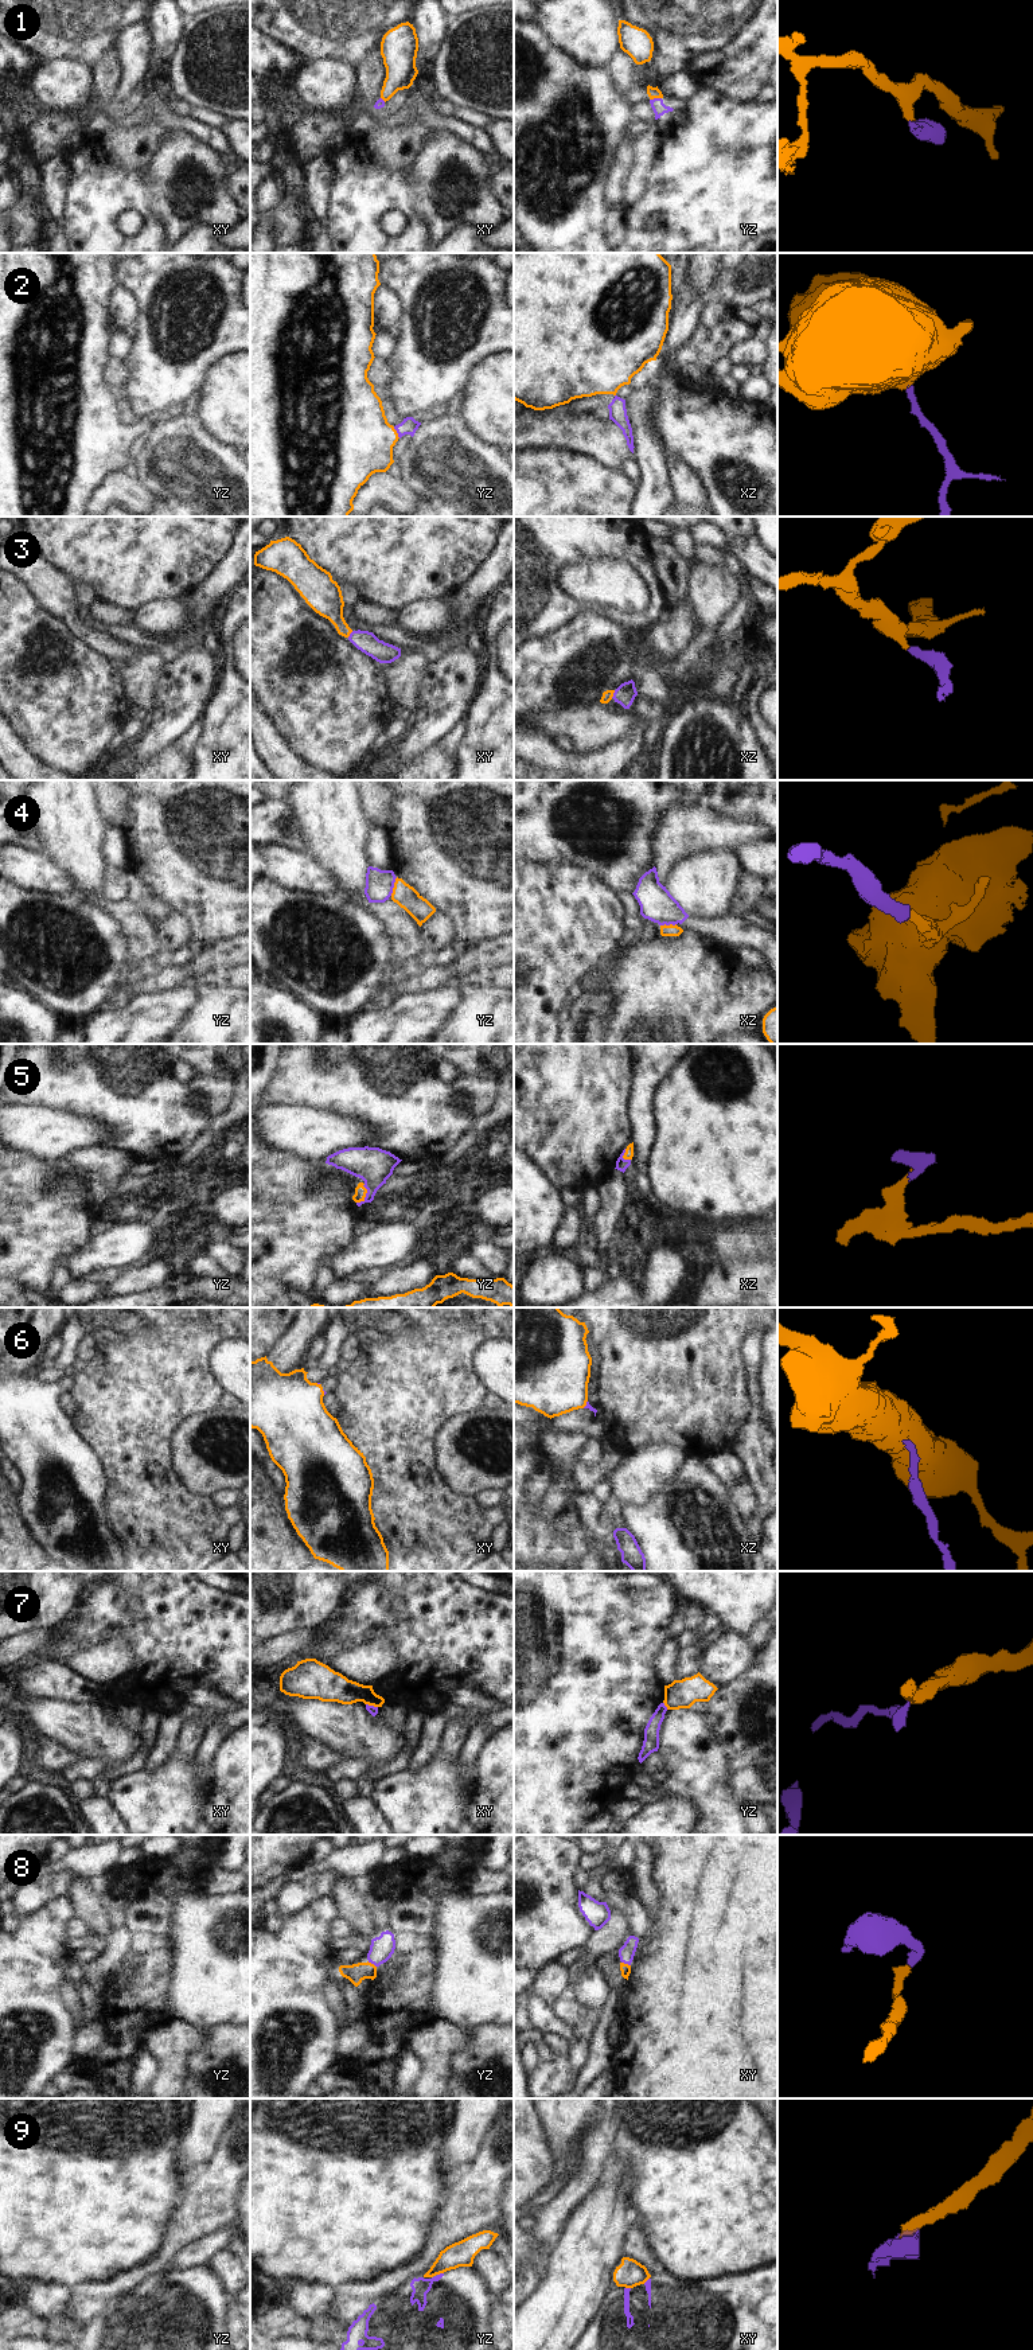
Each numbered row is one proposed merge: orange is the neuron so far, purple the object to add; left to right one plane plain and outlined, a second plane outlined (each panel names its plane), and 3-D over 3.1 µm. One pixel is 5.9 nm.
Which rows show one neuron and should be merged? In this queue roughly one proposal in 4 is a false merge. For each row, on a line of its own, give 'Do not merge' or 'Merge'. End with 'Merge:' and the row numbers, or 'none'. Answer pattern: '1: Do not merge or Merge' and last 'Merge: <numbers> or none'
1: Merge
2: Merge
3: Merge
4: Do not merge
5: Merge
6: Merge
7: Do not merge
8: Merge
9: Do not merge
Merge: 1, 2, 3, 5, 6, 8.

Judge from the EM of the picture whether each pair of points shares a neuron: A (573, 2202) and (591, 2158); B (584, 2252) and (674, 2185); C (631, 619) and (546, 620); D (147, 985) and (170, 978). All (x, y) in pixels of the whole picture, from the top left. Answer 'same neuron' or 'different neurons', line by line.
A: same neuron
B: different neurons
C: same neuron
D: same neuron

